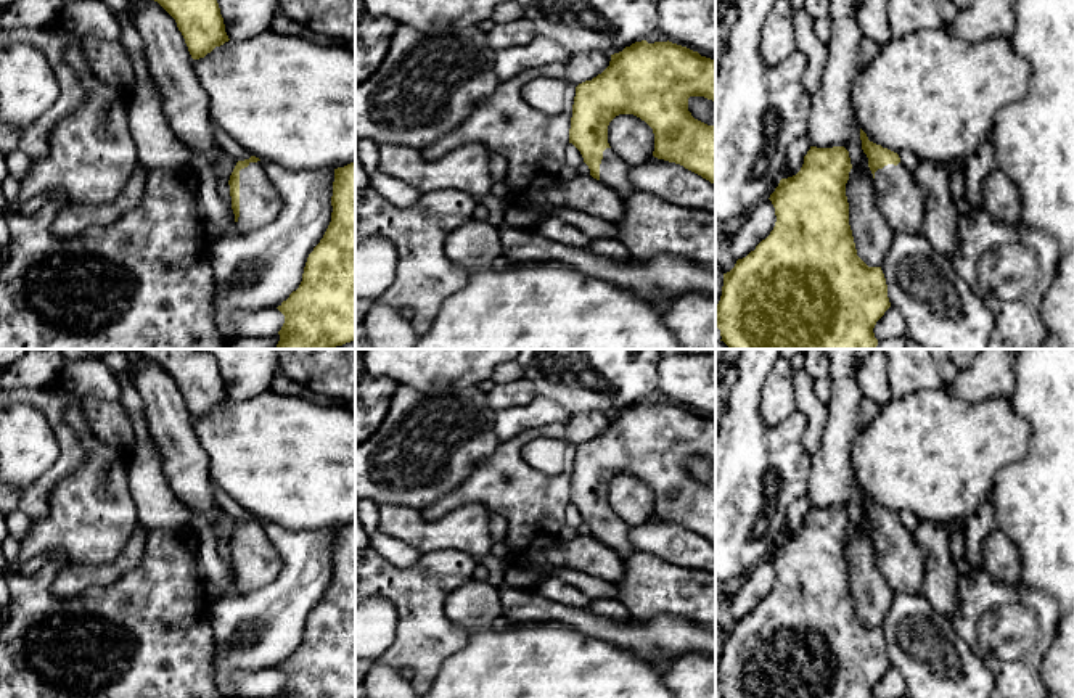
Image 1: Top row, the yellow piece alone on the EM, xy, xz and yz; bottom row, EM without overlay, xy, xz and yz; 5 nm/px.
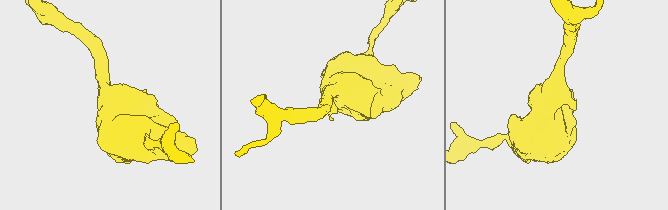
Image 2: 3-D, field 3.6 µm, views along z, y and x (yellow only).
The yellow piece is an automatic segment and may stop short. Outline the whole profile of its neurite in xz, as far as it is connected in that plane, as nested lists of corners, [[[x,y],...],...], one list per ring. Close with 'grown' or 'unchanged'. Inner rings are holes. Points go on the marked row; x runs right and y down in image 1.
[[[646,40],[635,42],[622,51],[611,55],[609,66],[601,74],[576,87],[569,143],[580,151],[590,175],[613,188],[625,201],[637,190],[629,182],[629,166],[608,143],[608,125],[619,114],[633,114],[653,129],[654,158],[680,164],[715,185],[715,125],[707,125],[691,116],[688,111],[690,96],[704,96],[715,101],[715,60],[701,56],[698,51],[669,40],[654,43]]]; grown

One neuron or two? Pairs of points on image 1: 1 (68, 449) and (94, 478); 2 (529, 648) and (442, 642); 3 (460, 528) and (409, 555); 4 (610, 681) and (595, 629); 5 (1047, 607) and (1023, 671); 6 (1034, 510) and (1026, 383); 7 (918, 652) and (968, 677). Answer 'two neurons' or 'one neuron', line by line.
1: two neurons
2: two neurons
3: two neurons
4: two neurons
5: one neuron
6: one neuron
7: one neuron

